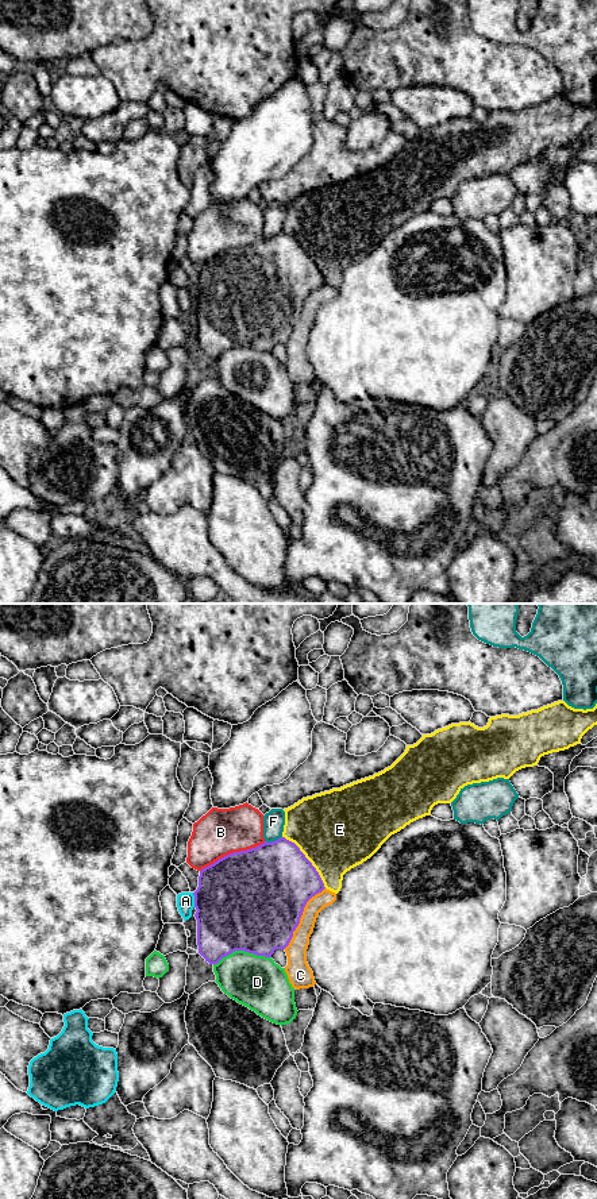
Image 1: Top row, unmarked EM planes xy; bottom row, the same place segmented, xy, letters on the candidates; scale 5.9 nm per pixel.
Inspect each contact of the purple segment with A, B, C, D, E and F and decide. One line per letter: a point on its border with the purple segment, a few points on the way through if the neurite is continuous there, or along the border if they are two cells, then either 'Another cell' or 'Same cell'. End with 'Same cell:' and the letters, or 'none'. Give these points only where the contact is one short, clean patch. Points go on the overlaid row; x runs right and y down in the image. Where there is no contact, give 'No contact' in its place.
A: Touches purple at xy (195, 899). Boundary: xy (192, 893), (195, 906). Another cell
B: Touches purple at xy (234, 852). Another cell
C: Touches purple at xy (300, 917). Another cell
D: Touches purple at xy (242, 949). Another cell
E: Touches purple at xy (308, 860). Another cell
F: Touches purple at xy (273, 841). Another cell
Same cell: none

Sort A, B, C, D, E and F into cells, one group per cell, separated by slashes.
A B / C / D / E / F

